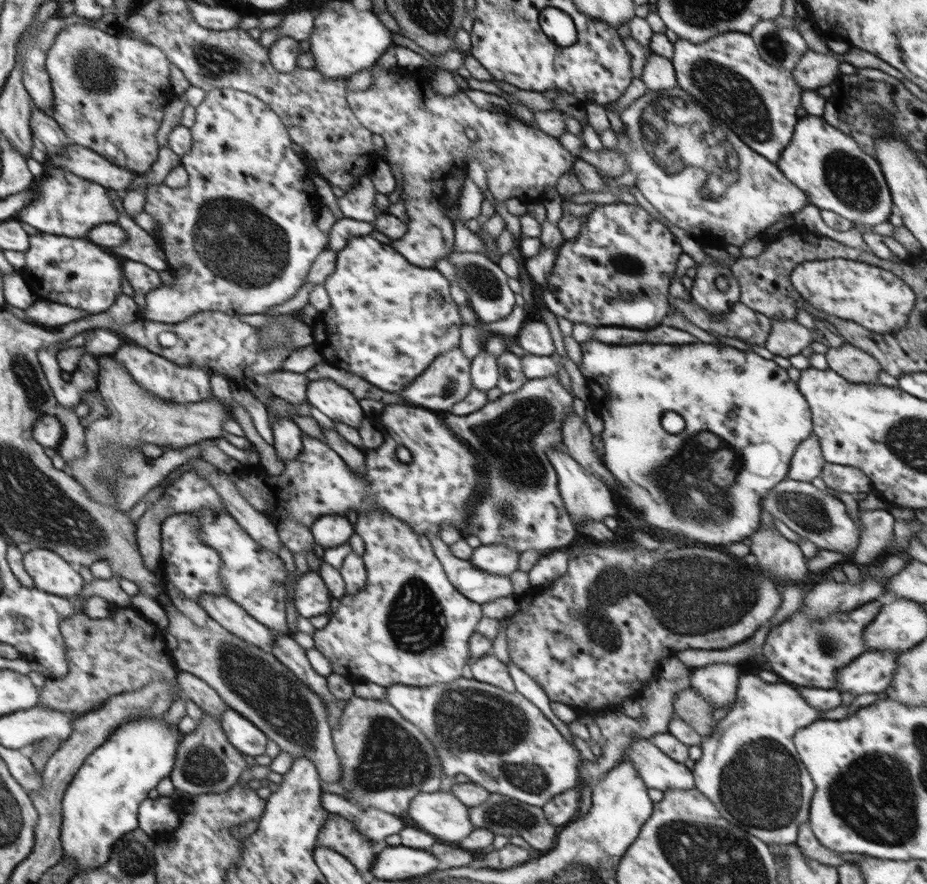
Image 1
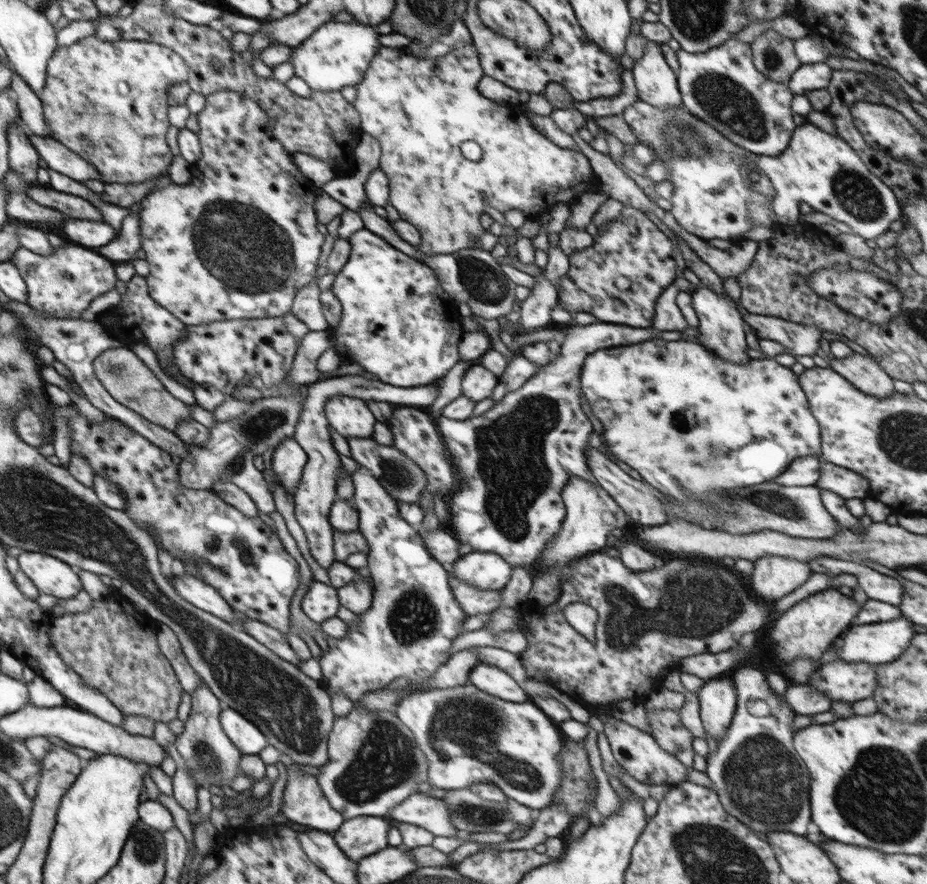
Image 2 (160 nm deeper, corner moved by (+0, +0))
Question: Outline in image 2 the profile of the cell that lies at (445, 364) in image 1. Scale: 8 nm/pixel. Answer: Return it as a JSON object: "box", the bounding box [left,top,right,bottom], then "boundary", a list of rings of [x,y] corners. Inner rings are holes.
{"box":[293,375,439,571],"boundary":[[[344,375],[334,376],[333,378],[326,378],[322,381],[311,383],[309,386],[306,398],[303,400],[303,405],[300,411],[300,416],[298,422],[295,426],[295,431],[293,434],[294,440],[299,442],[299,445],[304,449],[304,452],[308,455],[307,463],[305,464],[303,475],[301,476],[301,481],[295,489],[293,494],[295,500],[295,517],[299,522],[300,526],[304,529],[306,537],[308,538],[308,545],[310,545],[310,553],[314,560],[323,568],[328,571],[332,564],[334,564],[334,550],[333,550],[333,528],[329,521],[329,514],[331,511],[331,506],[336,501],[336,488],[337,480],[339,480],[339,468],[341,468],[340,458],[338,457],[338,452],[334,448],[331,439],[331,430],[329,426],[328,419],[324,416],[324,408],[326,402],[330,400],[333,396],[337,394],[345,394],[346,396],[352,396],[354,398],[362,399],[363,401],[374,400],[380,402],[388,402],[392,406],[409,406],[418,407],[421,409],[429,409],[432,406],[434,400],[439,395],[439,388],[436,381],[424,384],[423,386],[414,386],[412,388],[400,388],[393,387],[392,385],[383,383],[382,381],[375,381],[373,379],[365,379],[361,375]]]}

